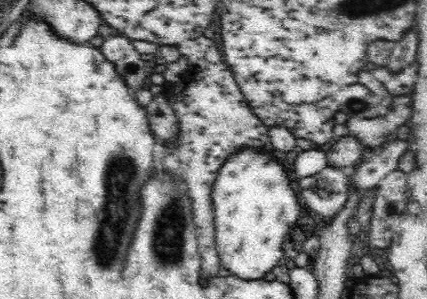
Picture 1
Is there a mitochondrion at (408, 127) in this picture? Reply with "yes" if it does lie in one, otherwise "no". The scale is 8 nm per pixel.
no

